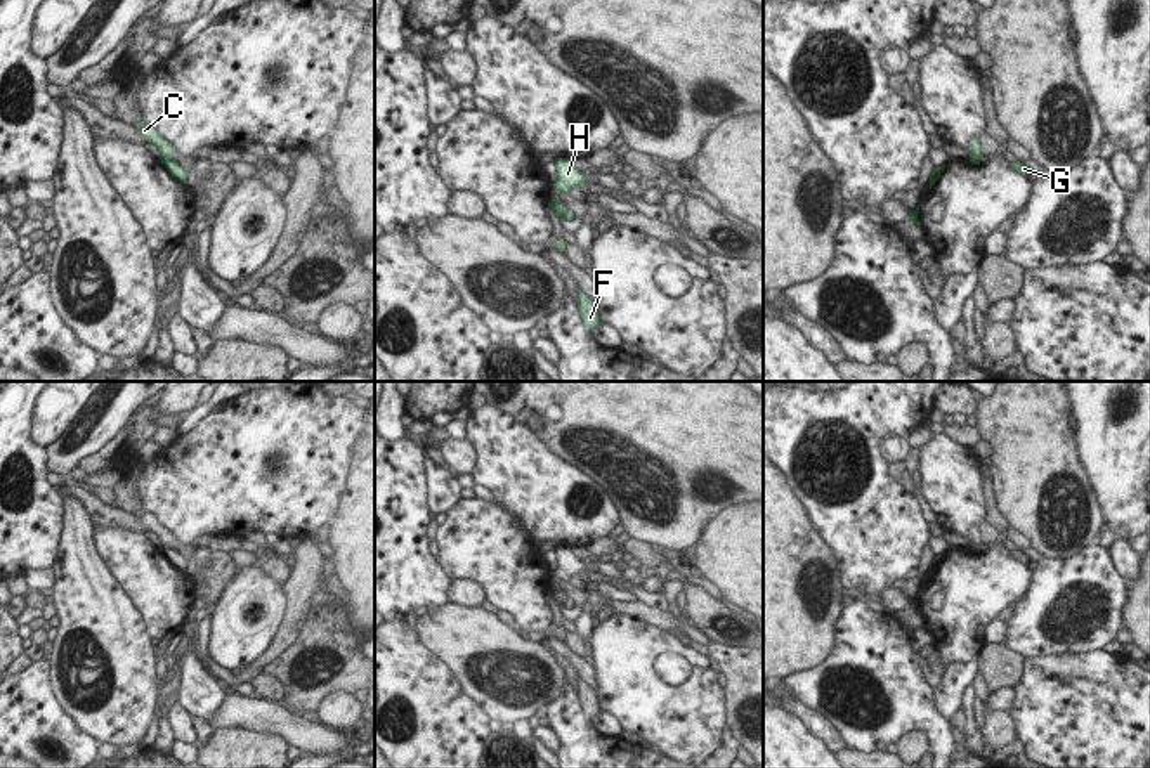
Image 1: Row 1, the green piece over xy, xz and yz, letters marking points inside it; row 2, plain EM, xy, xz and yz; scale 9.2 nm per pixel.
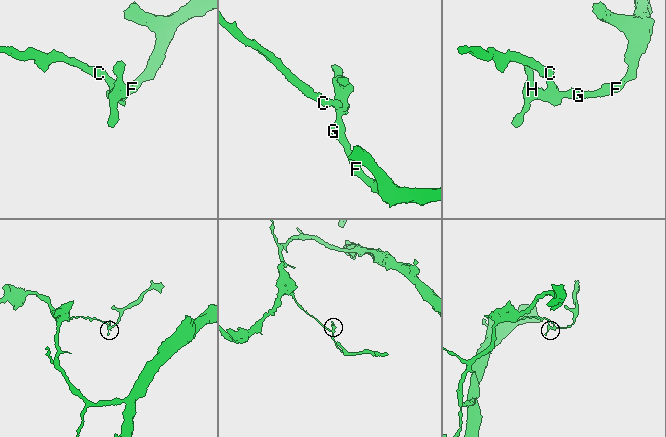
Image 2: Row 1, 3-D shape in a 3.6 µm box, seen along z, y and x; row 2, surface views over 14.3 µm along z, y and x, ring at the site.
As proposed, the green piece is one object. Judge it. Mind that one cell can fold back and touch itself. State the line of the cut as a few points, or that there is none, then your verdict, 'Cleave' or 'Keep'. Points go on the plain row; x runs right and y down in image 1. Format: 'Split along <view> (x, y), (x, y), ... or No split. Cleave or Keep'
Split along xy (169, 545), (162, 548). Cleave.

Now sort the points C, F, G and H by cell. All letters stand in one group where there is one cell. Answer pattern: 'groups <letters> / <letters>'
groups C / F G H

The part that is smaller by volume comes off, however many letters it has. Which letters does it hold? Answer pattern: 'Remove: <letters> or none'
Remove: F, G, H

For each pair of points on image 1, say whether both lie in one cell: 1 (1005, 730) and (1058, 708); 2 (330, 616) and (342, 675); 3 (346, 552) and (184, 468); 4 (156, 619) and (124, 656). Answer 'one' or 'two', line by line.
1: two
2: one
3: two
4: two

